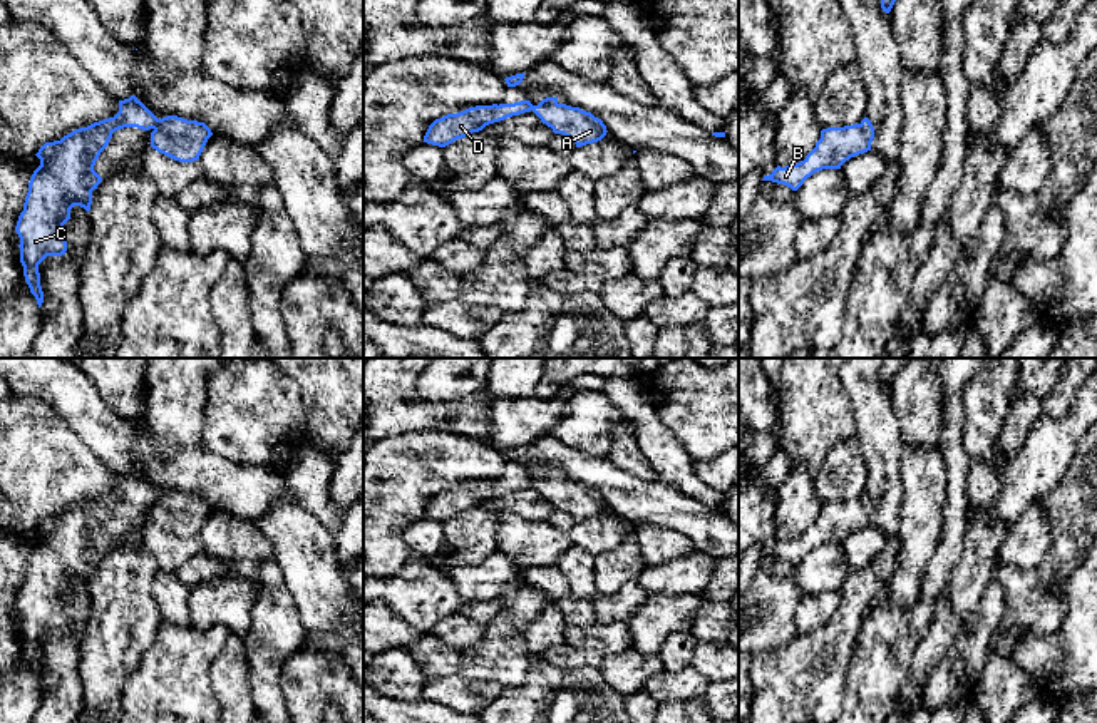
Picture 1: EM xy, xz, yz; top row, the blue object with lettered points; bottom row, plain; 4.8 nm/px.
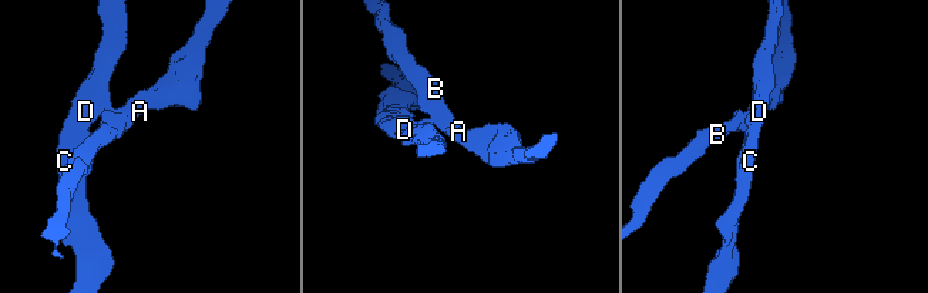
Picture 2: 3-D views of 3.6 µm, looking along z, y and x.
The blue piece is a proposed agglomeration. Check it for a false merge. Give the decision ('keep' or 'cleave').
cleave

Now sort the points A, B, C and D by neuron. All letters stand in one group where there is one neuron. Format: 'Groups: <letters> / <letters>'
Groups: A B / C D

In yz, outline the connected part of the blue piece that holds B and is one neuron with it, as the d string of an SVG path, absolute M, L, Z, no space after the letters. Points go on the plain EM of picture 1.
M868 492L859 499L822 504L821 514L804 536L785 542L777 541L762 556L772 556L797 566L814 547L841 544L851 532L871 526L873 514L874 502Z

